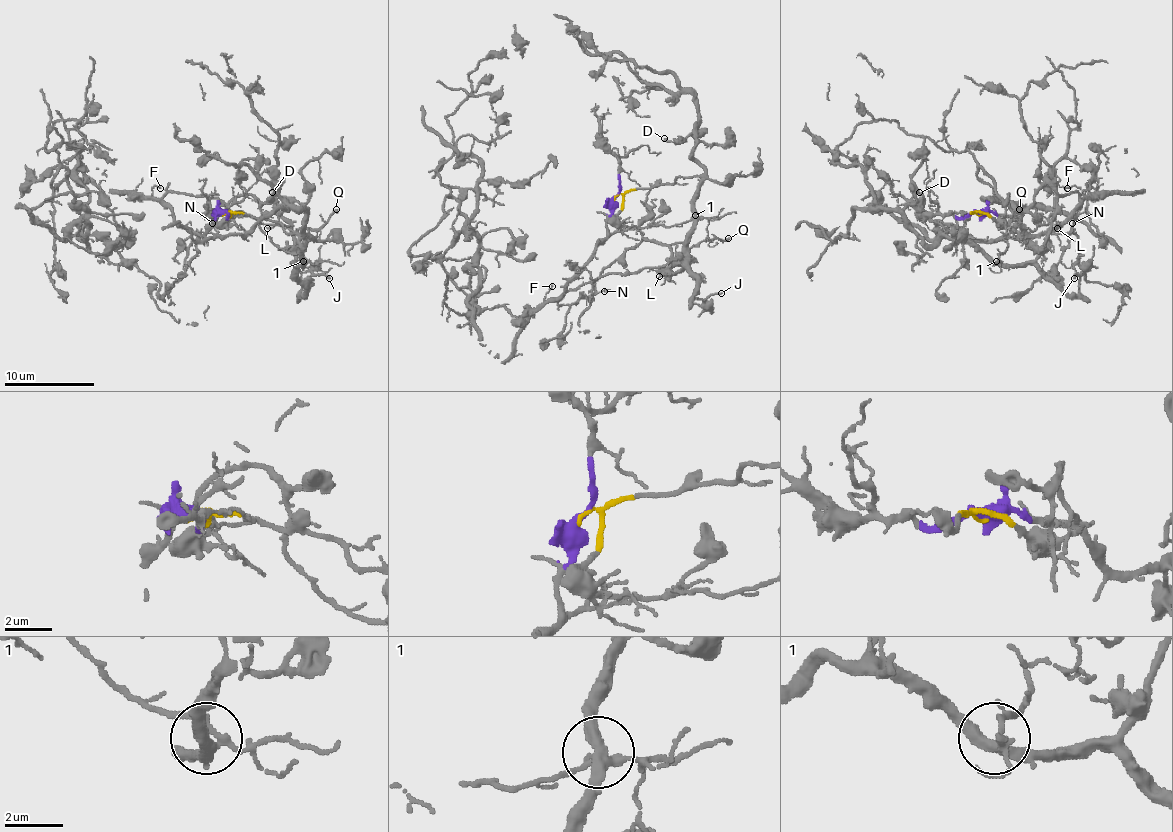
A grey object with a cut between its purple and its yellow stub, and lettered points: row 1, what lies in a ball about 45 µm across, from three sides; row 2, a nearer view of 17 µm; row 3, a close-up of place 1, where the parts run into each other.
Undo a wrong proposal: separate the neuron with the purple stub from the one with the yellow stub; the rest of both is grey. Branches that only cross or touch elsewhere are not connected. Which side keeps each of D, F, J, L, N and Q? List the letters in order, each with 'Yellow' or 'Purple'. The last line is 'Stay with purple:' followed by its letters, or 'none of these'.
D: Yellow
F: Purple
J: Yellow
L: Yellow
N: Purple
Q: Purple
Stay with purple: F, N, Q

